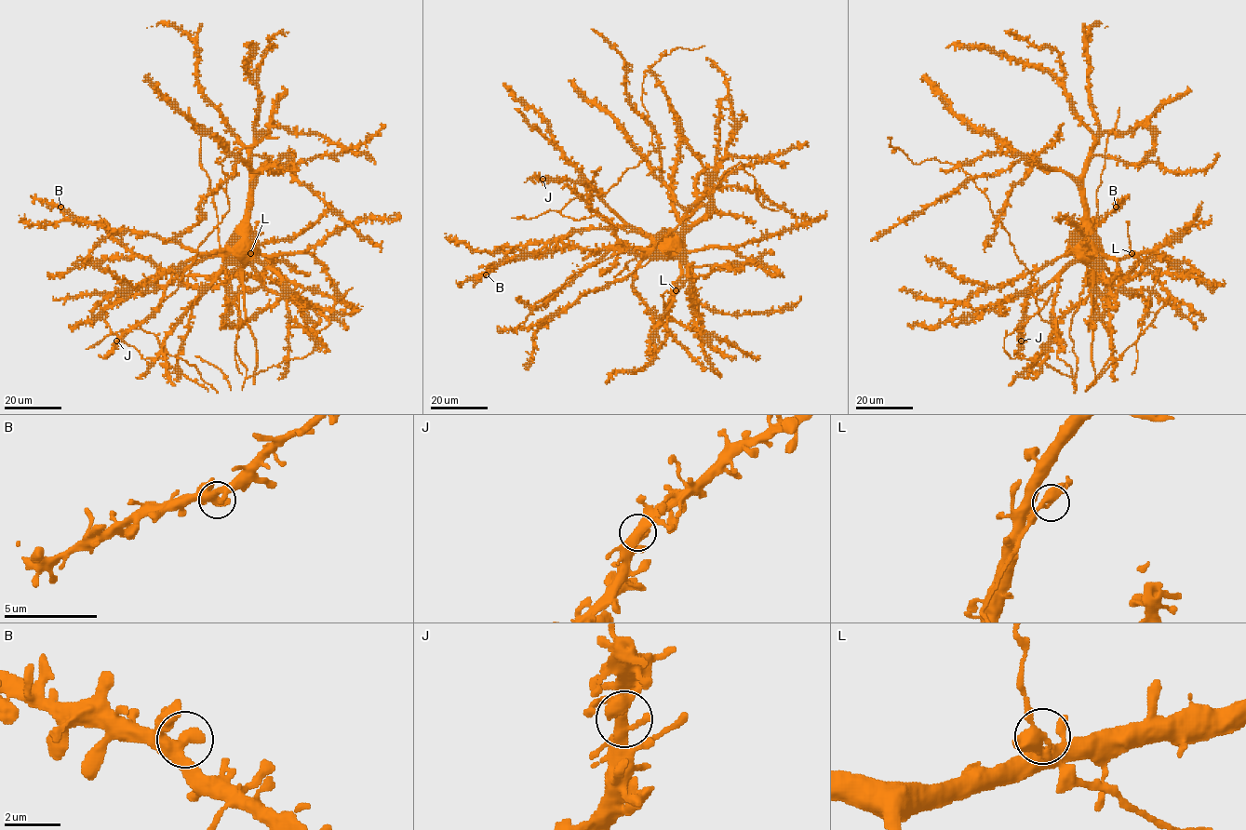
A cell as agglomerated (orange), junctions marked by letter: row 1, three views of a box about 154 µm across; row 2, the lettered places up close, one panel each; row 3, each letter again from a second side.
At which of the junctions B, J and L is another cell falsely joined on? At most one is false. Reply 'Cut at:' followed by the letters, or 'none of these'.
Cut at: none of these

